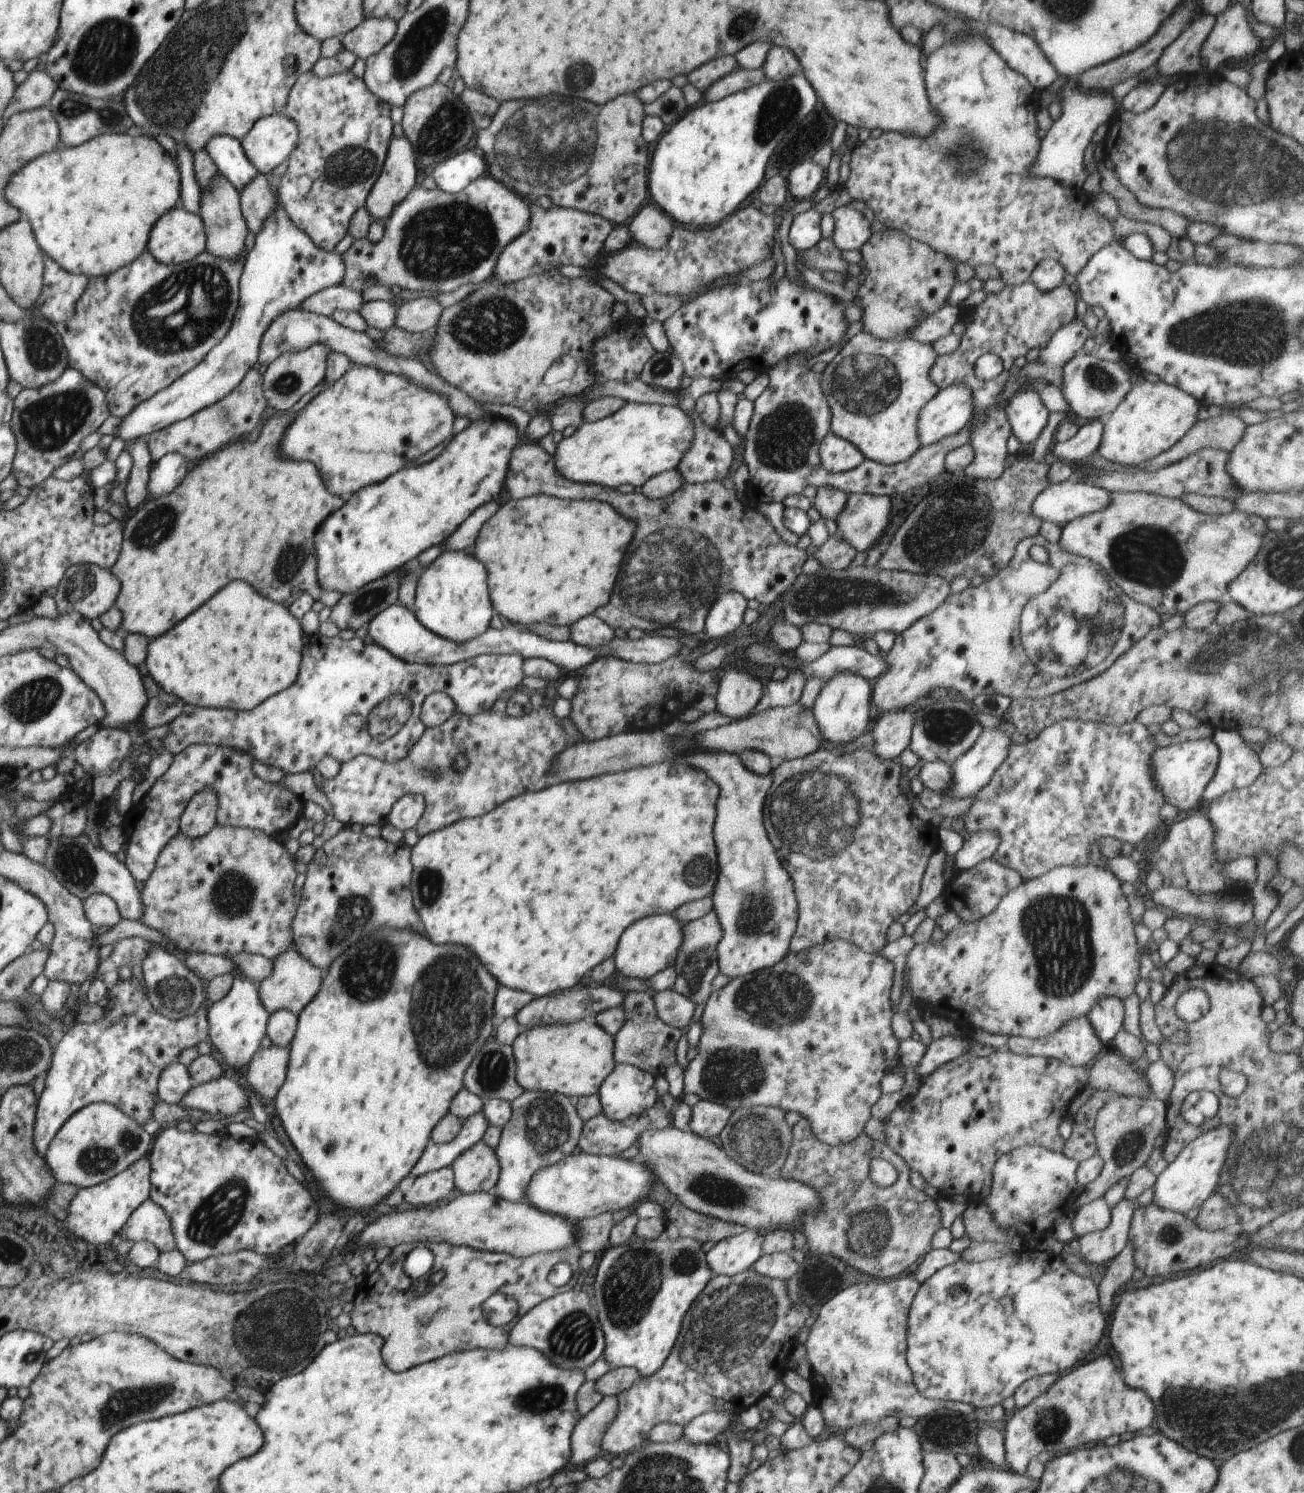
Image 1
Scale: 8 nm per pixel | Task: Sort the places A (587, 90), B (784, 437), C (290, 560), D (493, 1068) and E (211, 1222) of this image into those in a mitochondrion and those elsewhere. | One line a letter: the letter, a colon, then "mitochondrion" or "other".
A: mitochondrion
B: mitochondrion
C: mitochondrion
D: mitochondrion
E: mitochondrion

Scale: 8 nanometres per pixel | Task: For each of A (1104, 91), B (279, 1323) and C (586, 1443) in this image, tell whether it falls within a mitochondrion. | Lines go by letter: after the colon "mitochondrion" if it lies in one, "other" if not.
A: other
B: mitochondrion
C: other

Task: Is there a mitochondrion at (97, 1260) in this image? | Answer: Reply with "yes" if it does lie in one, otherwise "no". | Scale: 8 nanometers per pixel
no

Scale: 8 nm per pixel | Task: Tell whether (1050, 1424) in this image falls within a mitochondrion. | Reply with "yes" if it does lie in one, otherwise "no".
yes

